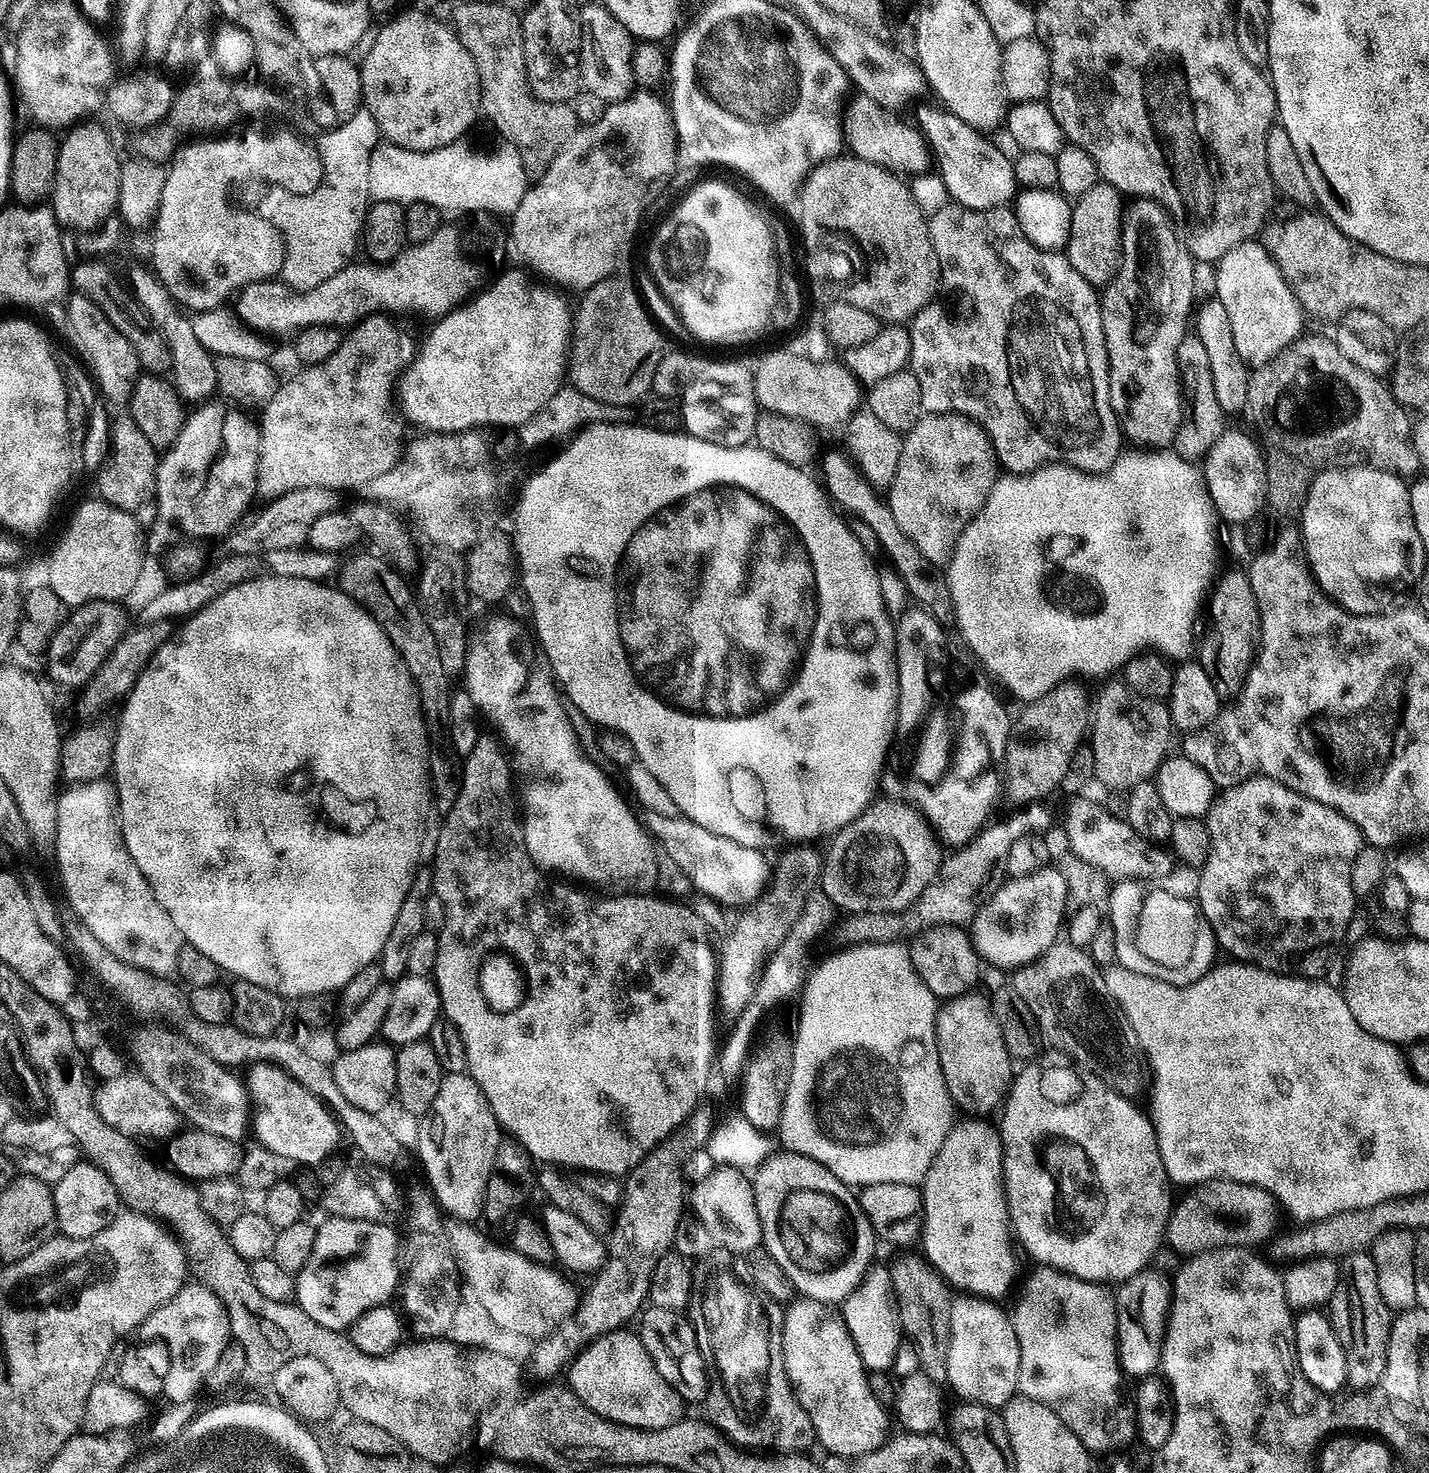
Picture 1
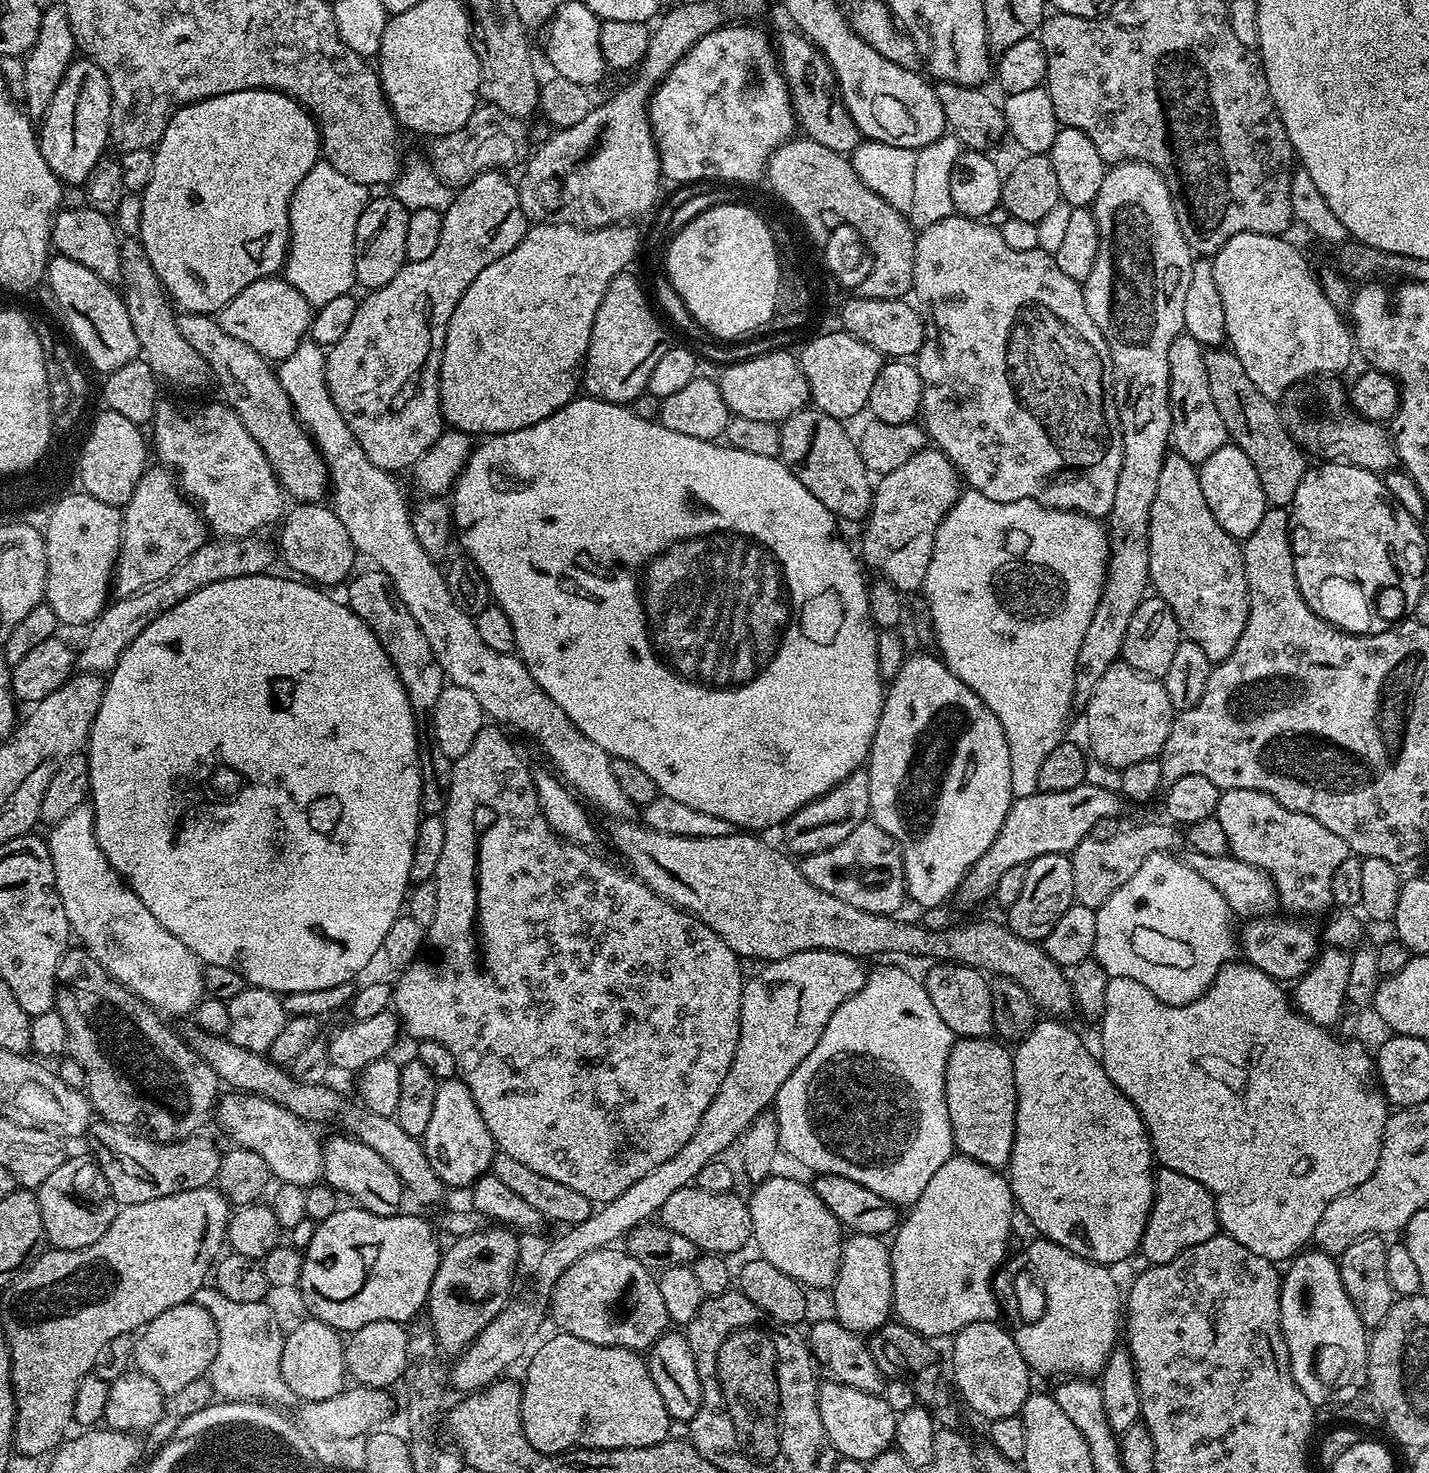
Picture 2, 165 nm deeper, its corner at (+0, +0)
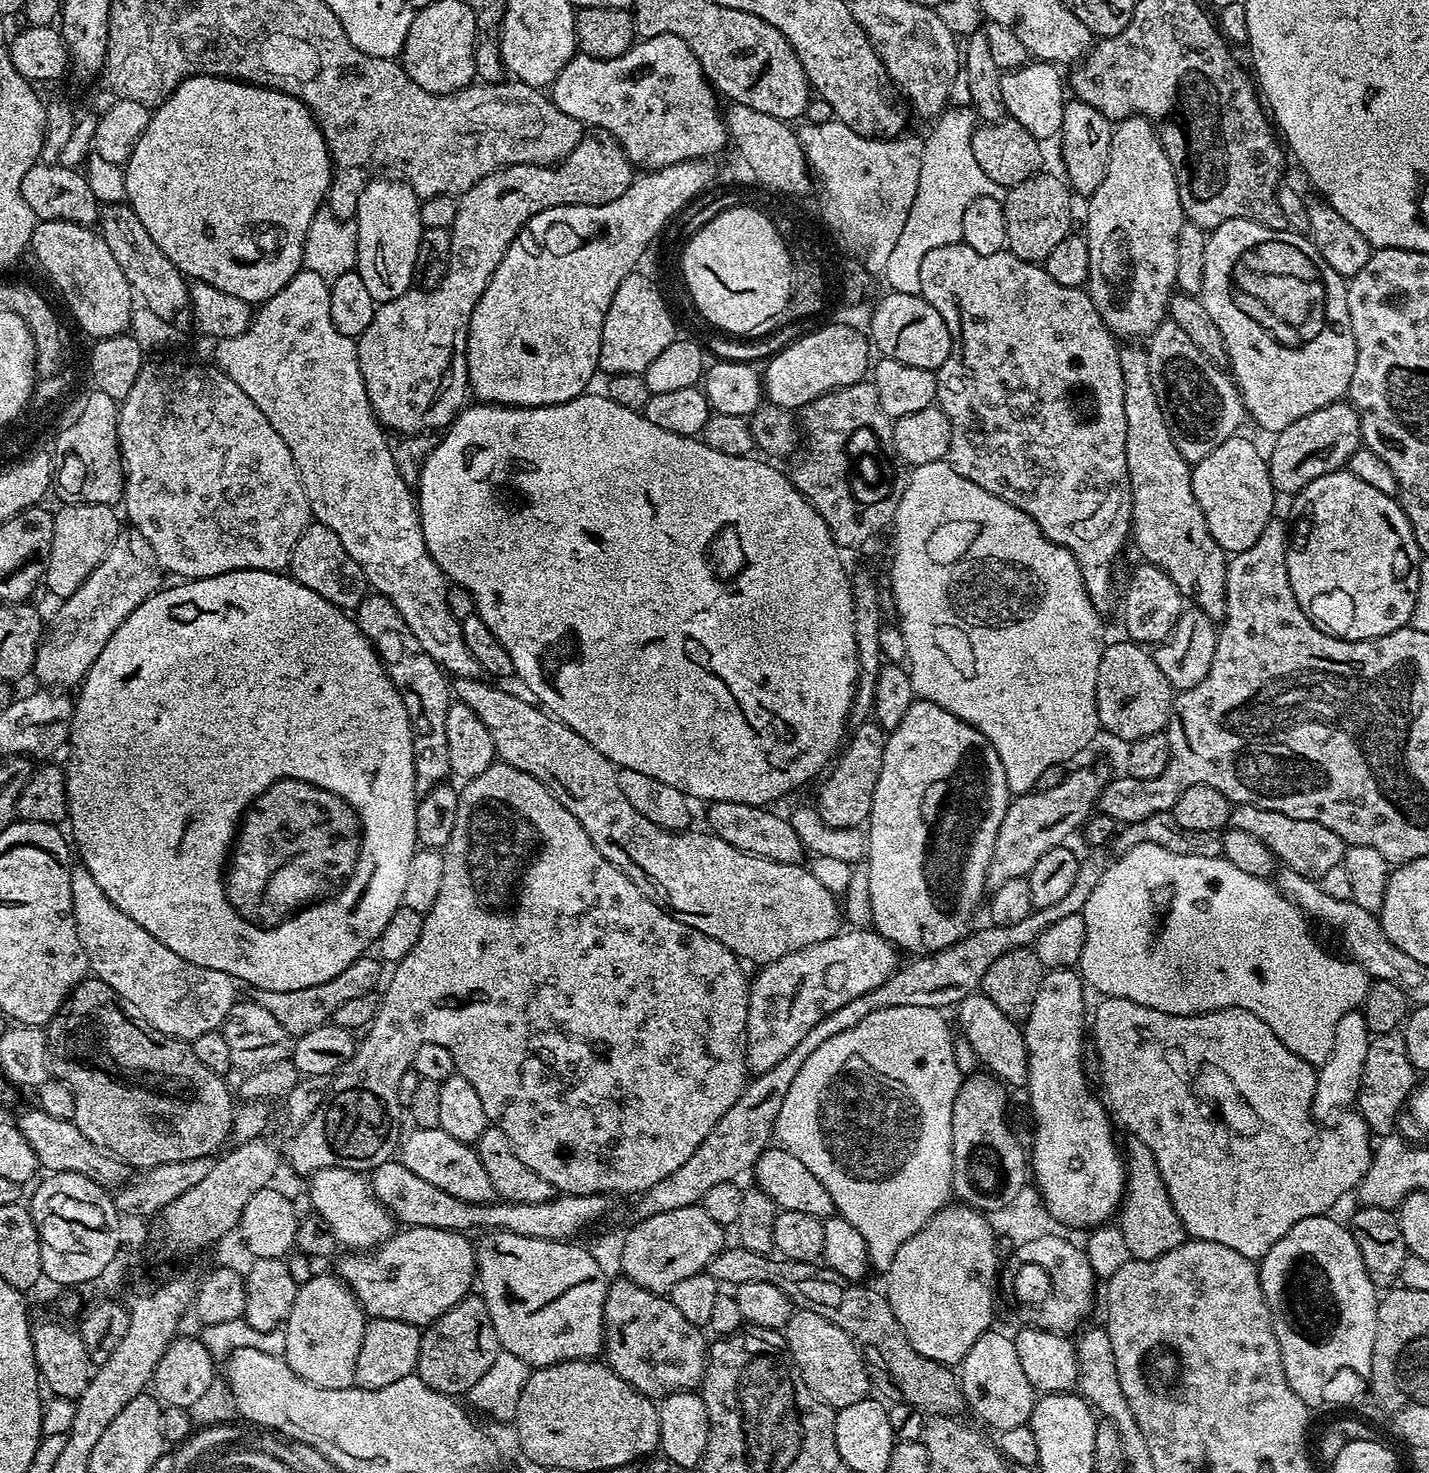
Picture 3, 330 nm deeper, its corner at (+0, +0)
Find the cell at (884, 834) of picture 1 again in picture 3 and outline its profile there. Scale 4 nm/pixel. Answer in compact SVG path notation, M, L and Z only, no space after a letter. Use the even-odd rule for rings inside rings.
M714 800L707 805L707 808L707 827L718 838L722 838L722 842L730 842L730 846L734 846L746 854L770 858L774 862L798 865L805 863L806 850L802 846L798 834L794 834L791 819L784 817L783 820L782 817L775 816L771 812L773 810L771 807L747 804L746 802L718 802Z

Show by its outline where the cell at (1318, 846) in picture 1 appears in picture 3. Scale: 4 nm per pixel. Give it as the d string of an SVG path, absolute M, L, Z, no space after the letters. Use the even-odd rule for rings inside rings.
M1237 804L1232 809L1230 824L1238 830L1246 830L1246 834L1254 834L1254 838L1258 838L1262 846L1269 848L1283 867L1309 878L1318 878L1326 874L1330 866L1338 866L1344 859L1346 847L1344 840L1338 838L1334 830L1326 830L1326 826L1318 822L1310 822L1302 818L1286 818L1286 814L1278 814L1274 810Z

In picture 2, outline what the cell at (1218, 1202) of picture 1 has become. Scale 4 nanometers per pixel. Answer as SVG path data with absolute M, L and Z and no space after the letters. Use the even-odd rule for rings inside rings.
M1160 1166L1155 1169L1154 1183L1156 1189L1152 1195L1152 1209L1139 1247L1149 1265L1170 1262L1188 1248L1198 1246L1217 1235L1220 1228L1220 1219L1216 1216L1216 1201L1201 1184L1194 1182L1194 1178L1186 1178L1186 1174L1178 1174Z

